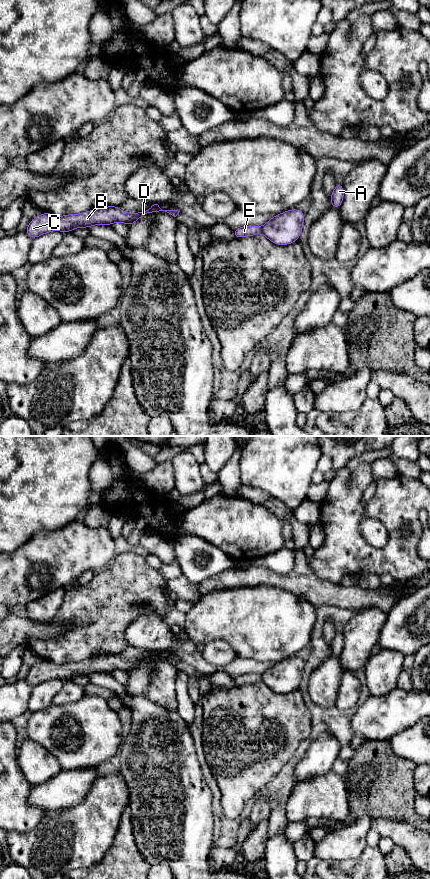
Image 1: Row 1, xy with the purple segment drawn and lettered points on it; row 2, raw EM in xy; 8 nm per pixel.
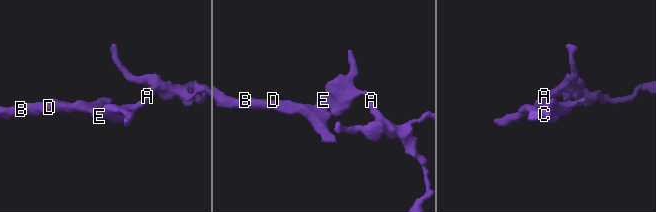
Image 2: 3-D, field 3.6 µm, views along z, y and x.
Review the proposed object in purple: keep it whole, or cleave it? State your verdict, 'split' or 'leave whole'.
split

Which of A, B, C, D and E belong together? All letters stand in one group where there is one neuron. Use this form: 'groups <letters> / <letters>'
groups A / B C D E

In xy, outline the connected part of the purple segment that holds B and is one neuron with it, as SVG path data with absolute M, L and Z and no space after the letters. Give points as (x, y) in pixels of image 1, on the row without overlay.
M158 652L136 661L124 660L118 654L106 654L96 658L91 657L81 662L68 662L65 664L45 660L32 667L25 680L30 686L35 687L52 679L67 681L79 675L88 677L93 673L111 674L114 670L122 670L132 675L138 667L159 659L165 659L174 665L180 660L178 658L162 658Z

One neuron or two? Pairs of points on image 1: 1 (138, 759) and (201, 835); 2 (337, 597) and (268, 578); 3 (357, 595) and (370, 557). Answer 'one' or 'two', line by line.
1: one
2: one
3: two

